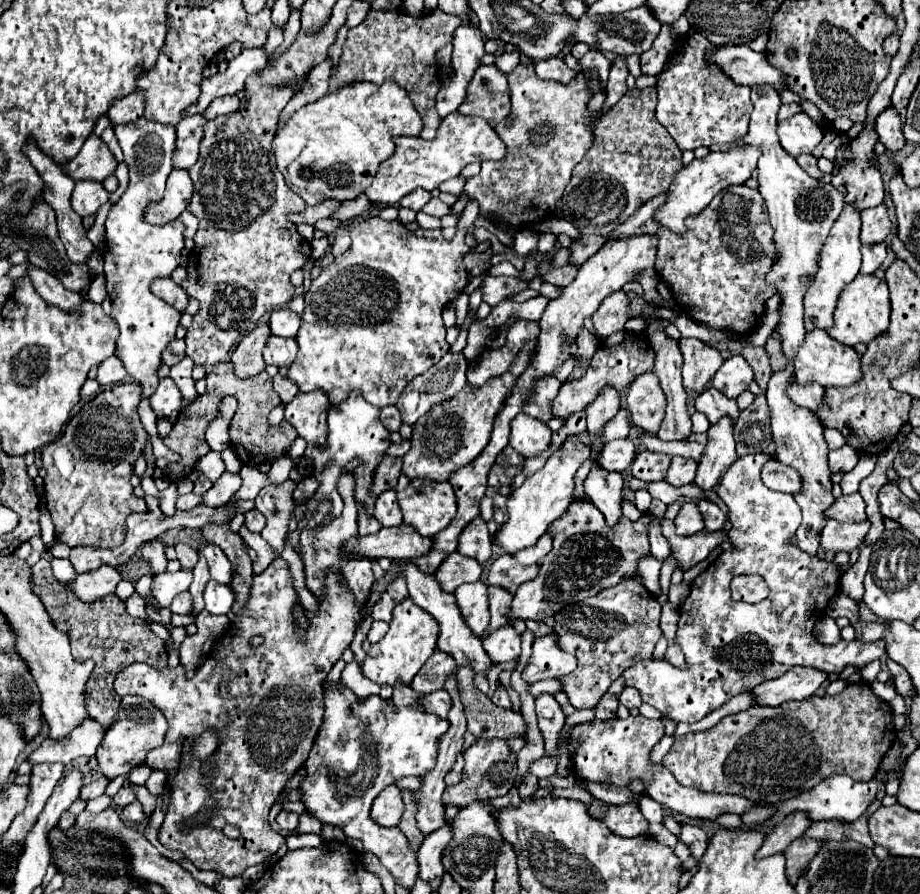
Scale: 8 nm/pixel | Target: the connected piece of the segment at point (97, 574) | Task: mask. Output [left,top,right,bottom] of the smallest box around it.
[65,566,121,602]

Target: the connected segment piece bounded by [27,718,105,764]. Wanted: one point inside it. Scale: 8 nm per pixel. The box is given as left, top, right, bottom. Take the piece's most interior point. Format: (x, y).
(87, 736)

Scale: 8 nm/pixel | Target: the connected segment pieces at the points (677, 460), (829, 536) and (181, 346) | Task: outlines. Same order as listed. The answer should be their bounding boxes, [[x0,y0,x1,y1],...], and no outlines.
[[665,456,697,488],[821,520,871,552],[161,340,185,366]]

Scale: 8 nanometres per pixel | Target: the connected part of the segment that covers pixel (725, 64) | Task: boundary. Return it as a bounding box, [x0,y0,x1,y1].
[707,46,787,90]

